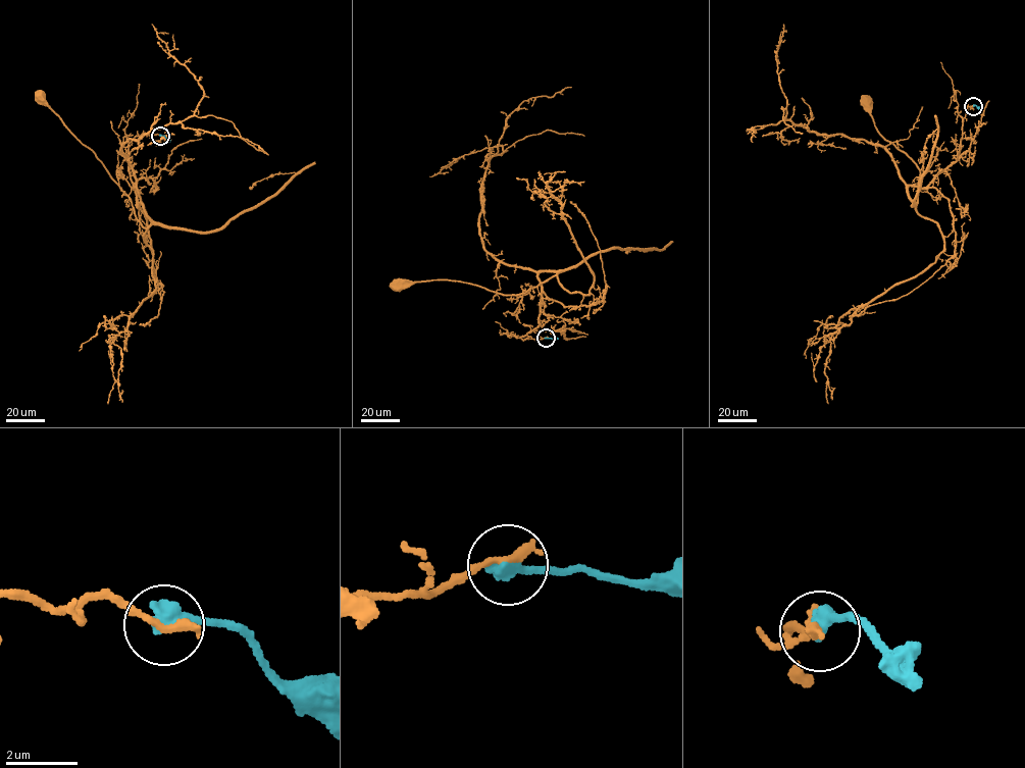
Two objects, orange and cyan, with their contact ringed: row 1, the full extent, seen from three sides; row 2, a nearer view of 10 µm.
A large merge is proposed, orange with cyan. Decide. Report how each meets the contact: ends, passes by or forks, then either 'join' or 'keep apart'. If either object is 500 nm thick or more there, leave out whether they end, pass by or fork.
orange ends; cyan ends; keep apart

